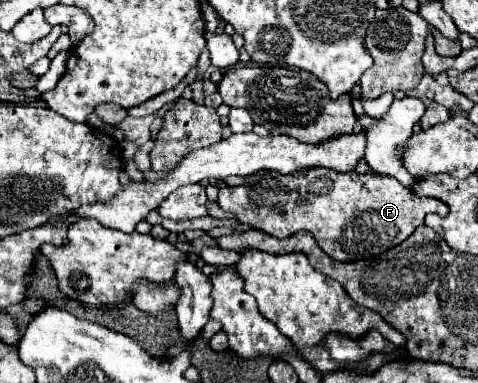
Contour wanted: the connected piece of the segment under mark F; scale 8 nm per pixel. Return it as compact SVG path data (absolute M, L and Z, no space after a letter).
M308 168L288 176L266 170L256 172L242 186L224 186L218 194L218 206L234 212L242 224L276 238L308 230L328 256L344 262L372 258L404 242L424 224L424 216L430 212L438 216L448 214L444 202L416 196L412 188L402 186L394 178L358 172L342 174L330 168Z

